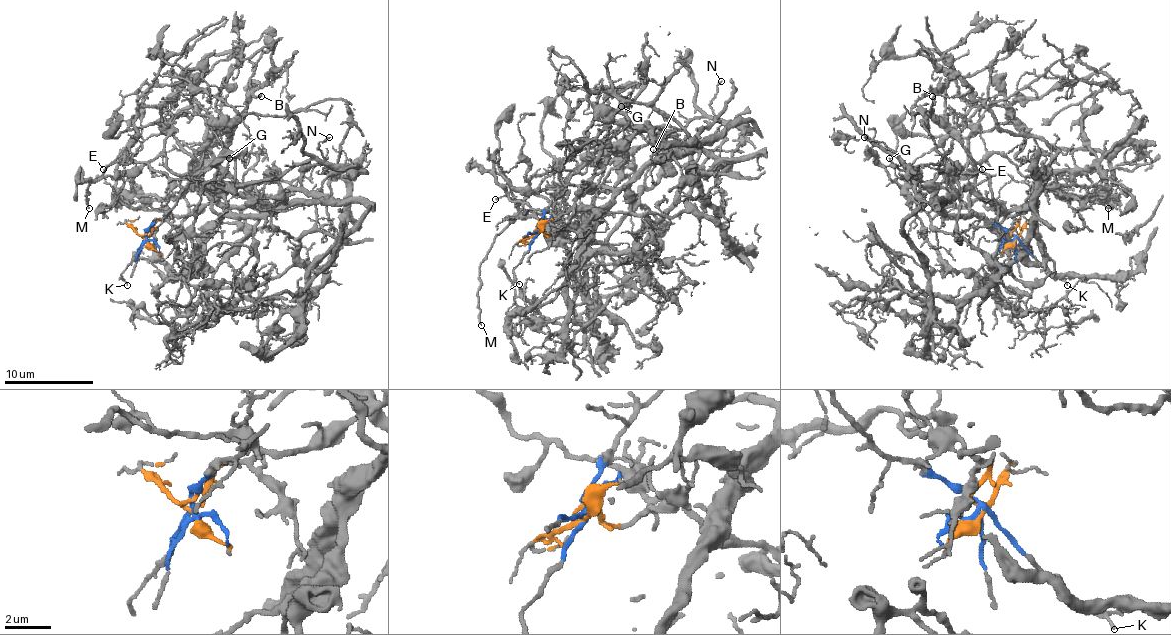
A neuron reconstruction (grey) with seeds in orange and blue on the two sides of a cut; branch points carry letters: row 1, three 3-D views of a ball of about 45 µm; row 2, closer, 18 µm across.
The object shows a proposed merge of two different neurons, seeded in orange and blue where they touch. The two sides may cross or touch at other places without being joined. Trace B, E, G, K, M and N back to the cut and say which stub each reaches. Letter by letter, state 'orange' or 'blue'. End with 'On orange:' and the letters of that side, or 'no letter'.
B: orange
E: blue
G: orange
K: blue
M: blue
N: blue
On orange: B, G

